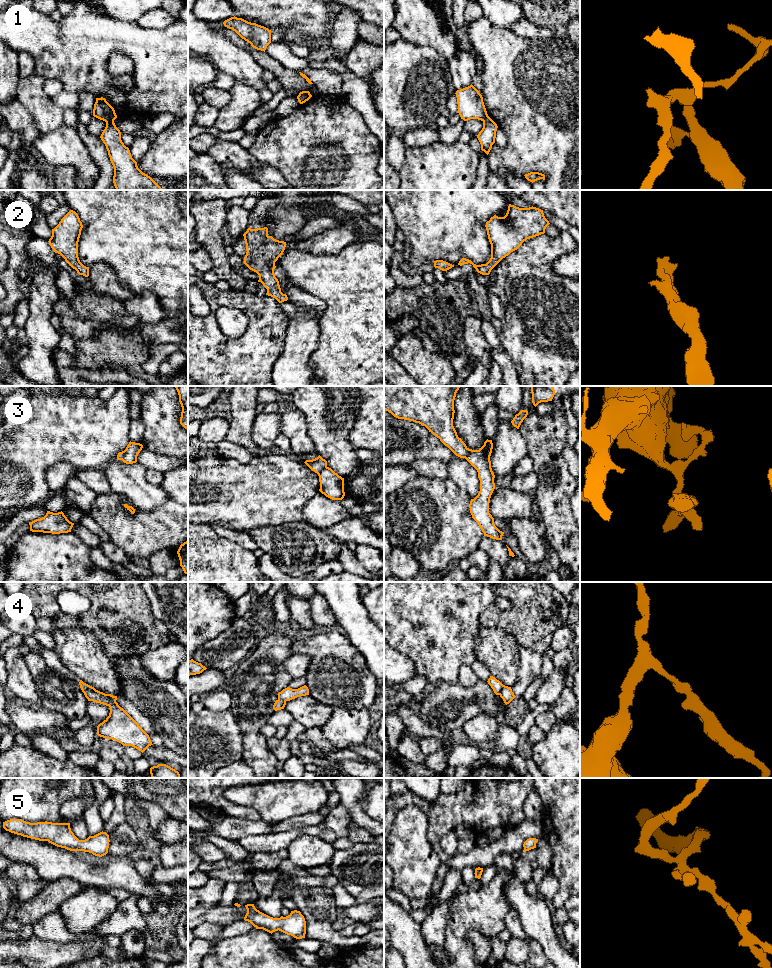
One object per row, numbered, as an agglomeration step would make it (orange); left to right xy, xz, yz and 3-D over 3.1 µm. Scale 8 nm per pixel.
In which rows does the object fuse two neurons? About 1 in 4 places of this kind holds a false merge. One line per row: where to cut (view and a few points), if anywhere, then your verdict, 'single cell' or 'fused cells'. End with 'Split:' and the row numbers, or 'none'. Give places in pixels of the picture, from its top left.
1: xy (113, 119), (105, 121) | fused cells
2: no cut | single cell
3: yz (468, 448), (468, 454), (465, 458) | fused cells
4: xy (84, 683), (91, 689), (108, 695), (115, 702) | fused cells
5: no cut | single cell
Split: 1, 3, 4

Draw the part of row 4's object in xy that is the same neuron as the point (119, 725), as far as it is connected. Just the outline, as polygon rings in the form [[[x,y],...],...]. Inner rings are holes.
[[[82,680],[79,685],[88,701],[110,707],[109,716],[97,726],[98,736],[132,746],[142,753],[153,745],[149,735],[111,697],[91,690]]]

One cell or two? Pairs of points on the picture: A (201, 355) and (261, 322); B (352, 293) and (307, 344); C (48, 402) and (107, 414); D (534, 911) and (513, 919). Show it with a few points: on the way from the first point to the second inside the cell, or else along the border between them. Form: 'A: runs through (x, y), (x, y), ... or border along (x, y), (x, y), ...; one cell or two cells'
A: runs through (217, 356), (231, 356), (249, 338); one cell
B: border along (325, 307), (319, 316), (318, 346), (313, 353); two cells
C: runs through (63, 413), (92, 413); one cell
D: border along (510, 907), (516, 911), (521, 927), (526, 935); two cells

